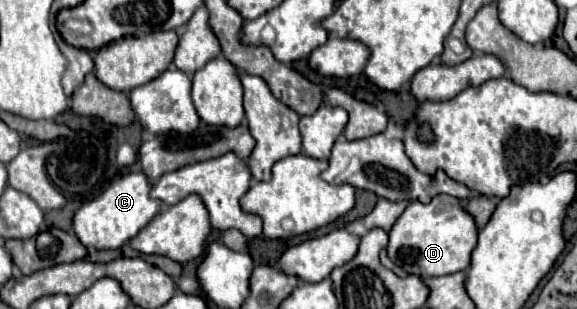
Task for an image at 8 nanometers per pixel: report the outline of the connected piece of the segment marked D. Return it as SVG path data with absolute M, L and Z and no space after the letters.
M437 195L429 205L411 201L403 215L395 221L389 231L387 253L391 261L403 267L407 273L419 277L449 275L463 271L471 265L471 251L477 243L475 219L465 211L461 199L451 195Z

